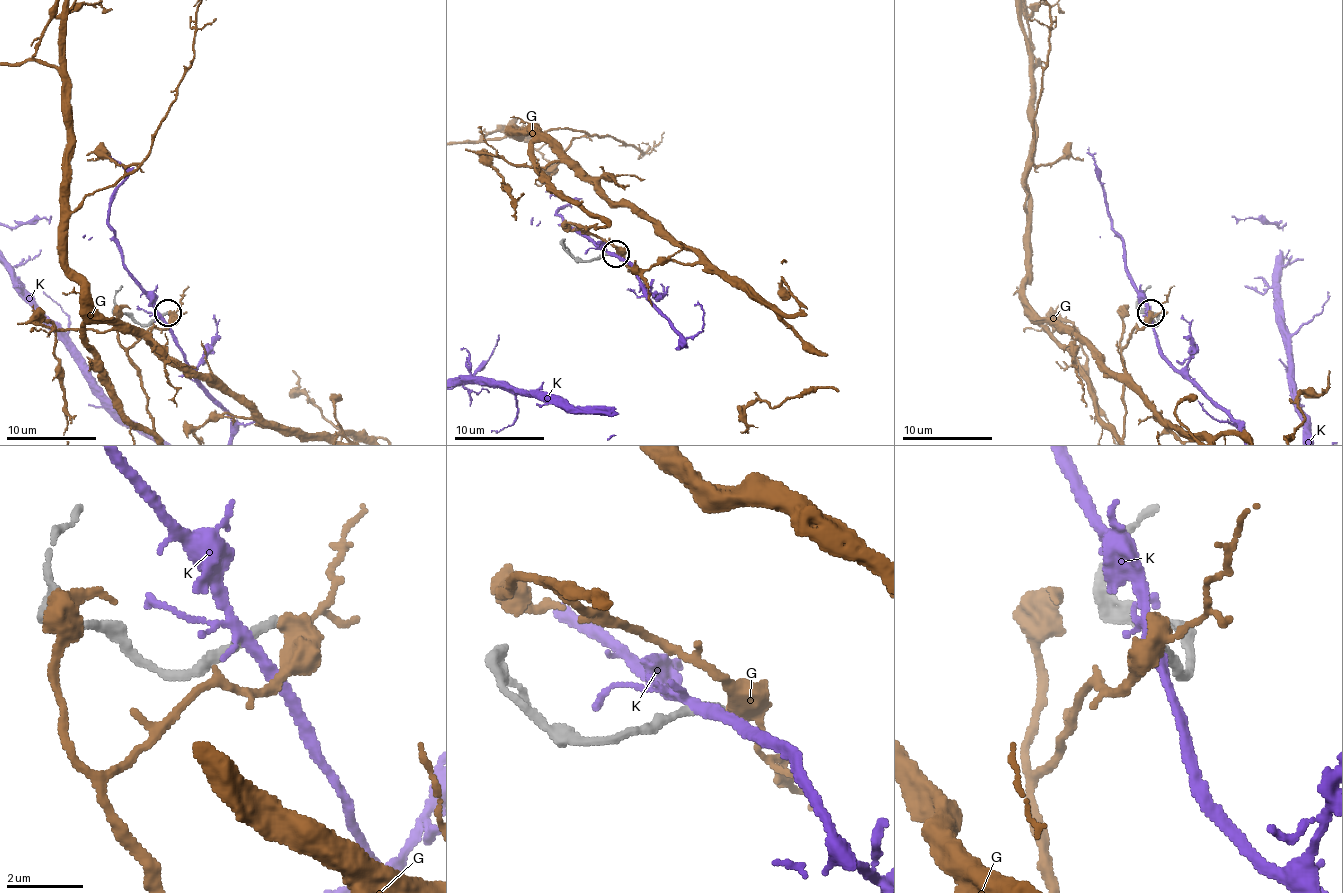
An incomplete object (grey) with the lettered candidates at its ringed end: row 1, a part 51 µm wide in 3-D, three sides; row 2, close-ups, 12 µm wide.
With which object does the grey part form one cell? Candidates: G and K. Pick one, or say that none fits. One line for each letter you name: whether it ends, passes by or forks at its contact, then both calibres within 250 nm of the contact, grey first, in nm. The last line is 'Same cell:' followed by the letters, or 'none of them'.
Same cell: none of them

